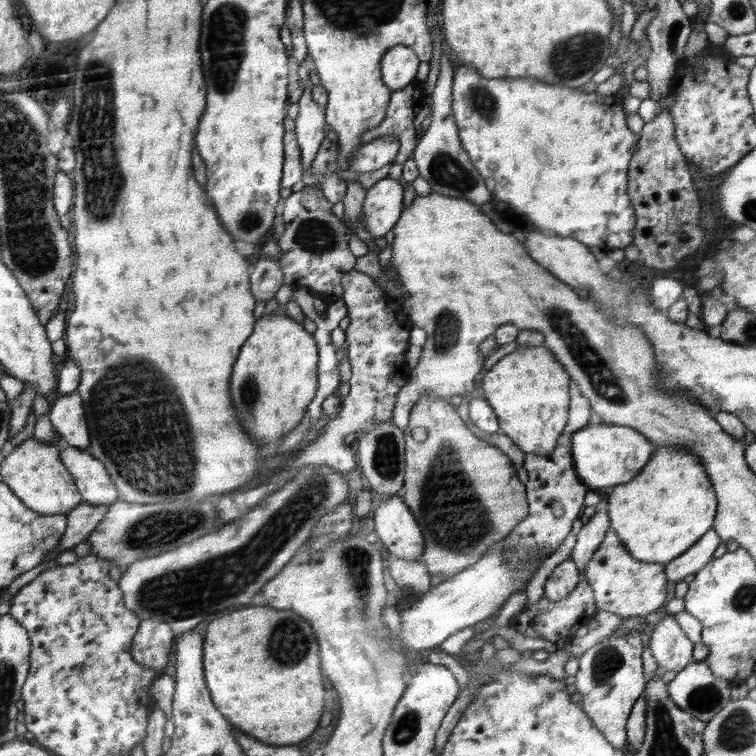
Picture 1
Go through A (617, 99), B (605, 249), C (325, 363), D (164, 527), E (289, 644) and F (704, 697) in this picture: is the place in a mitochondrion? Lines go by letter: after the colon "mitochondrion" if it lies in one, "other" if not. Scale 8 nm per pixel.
A: other
B: other
C: other
D: mitochondrion
E: mitochondrion
F: mitochondrion

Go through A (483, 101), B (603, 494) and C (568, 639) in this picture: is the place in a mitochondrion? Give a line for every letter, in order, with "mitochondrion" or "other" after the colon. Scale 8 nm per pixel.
A: mitochondrion
B: other
C: other

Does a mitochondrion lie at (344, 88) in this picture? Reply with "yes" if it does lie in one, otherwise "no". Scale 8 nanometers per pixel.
no

